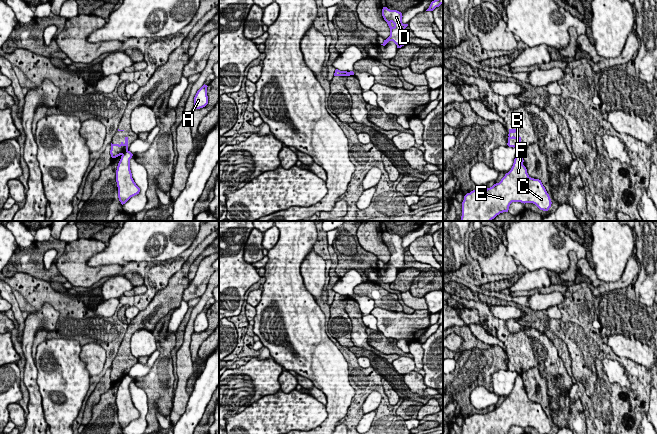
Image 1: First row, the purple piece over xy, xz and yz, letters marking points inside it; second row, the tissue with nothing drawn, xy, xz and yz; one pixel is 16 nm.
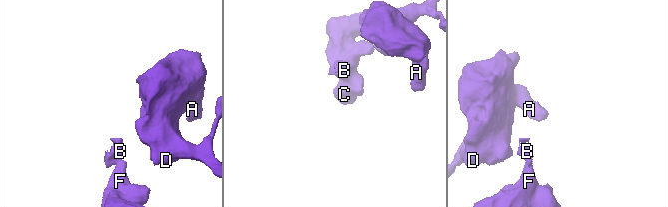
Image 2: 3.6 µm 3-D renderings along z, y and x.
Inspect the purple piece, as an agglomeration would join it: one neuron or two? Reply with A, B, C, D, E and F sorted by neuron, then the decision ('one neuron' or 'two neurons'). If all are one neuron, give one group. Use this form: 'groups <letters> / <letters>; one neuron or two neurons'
groups A C D E F / B; two neurons

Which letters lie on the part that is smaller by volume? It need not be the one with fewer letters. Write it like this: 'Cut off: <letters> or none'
Cut off: B

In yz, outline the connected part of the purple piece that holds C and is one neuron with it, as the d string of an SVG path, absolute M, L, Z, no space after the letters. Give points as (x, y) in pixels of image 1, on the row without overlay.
M517 375L511 394L499 407L464 420L462 434L509 434L512 426L533 427L540 434L549 434L551 423L541 404L531 402Z

